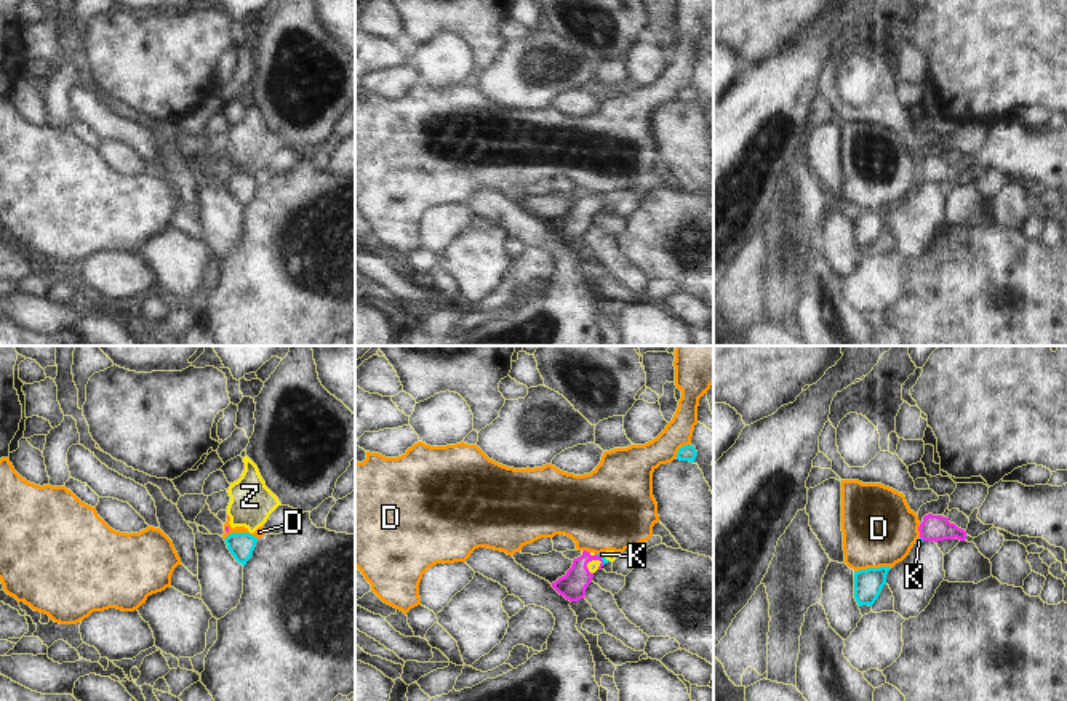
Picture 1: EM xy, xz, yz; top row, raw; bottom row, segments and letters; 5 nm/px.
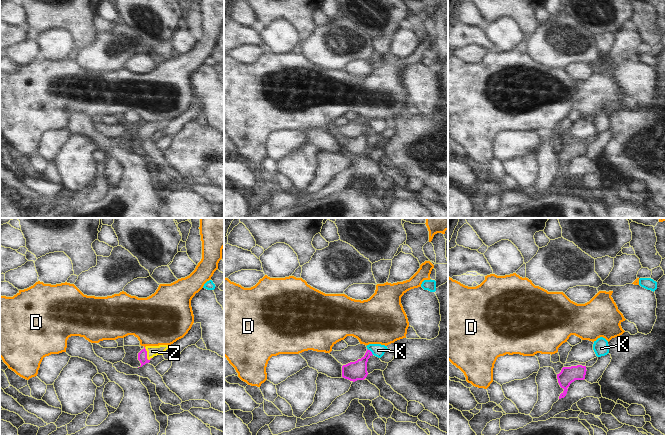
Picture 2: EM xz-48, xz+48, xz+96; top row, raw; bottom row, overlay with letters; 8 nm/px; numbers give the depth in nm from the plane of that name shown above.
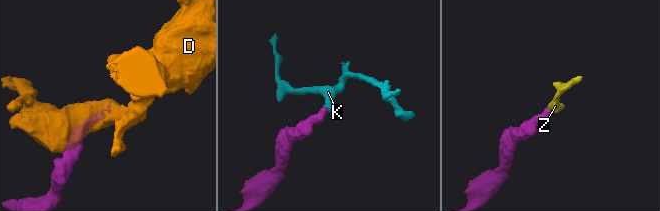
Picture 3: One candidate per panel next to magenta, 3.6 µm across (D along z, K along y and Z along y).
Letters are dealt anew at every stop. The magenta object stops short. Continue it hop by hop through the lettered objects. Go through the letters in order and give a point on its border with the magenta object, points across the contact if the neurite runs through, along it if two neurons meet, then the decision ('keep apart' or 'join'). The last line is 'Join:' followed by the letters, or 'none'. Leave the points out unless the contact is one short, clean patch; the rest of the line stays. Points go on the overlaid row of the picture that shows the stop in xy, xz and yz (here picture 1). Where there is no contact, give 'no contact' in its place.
D: yz (919, 530) | along yz (920, 524), (919, 536) | keep apart
K: xz (600, 559) | along xz (595, 554), (603, 564) | keep apart
Z: xz (587, 562) | across xz (573, 584), (587, 562), (592, 565) | join
Join: Z

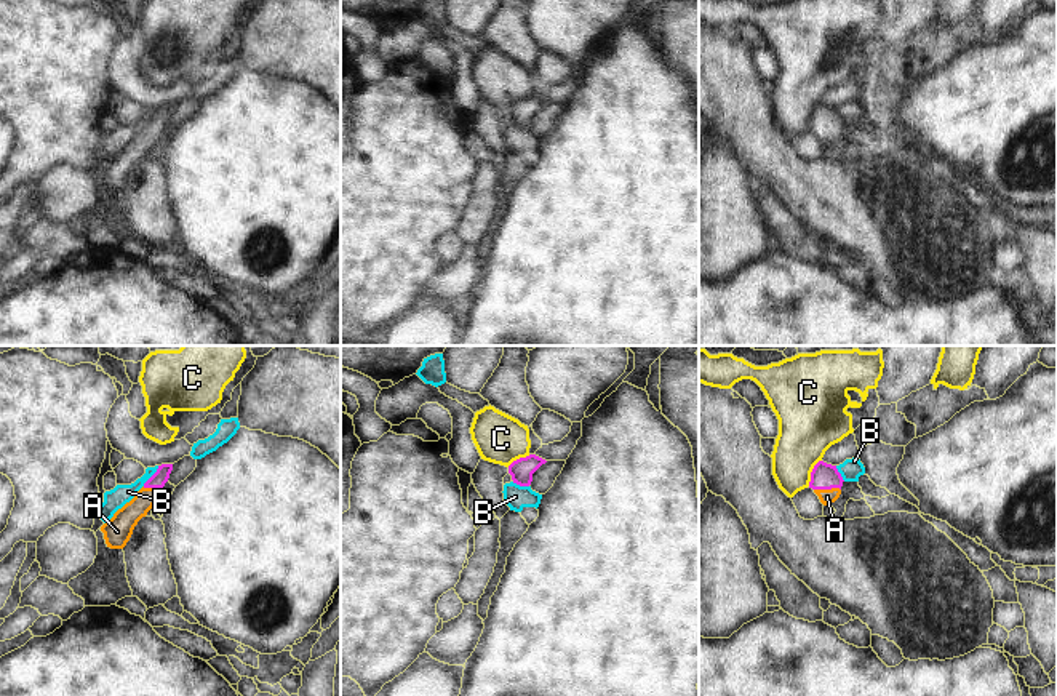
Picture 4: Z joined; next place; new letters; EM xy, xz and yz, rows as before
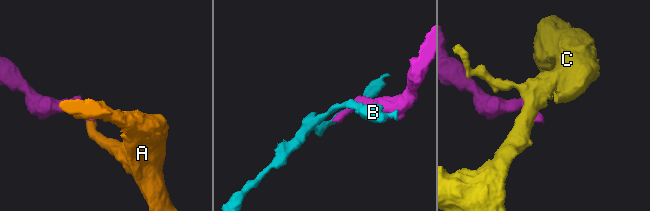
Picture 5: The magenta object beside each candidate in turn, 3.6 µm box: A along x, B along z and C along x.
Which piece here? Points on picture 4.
A: yz (827, 488) | across yz (824, 476), (827, 488), (827, 496) | join
B: xy (152, 476) | along xy (159, 466), (143, 485) | keep apart
C: yz (811, 472) | along yz (821, 460), (814, 466), (808, 485) | keep apart
Join: A

